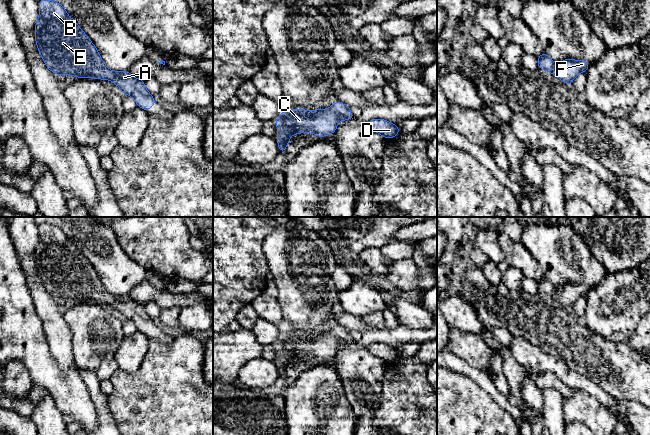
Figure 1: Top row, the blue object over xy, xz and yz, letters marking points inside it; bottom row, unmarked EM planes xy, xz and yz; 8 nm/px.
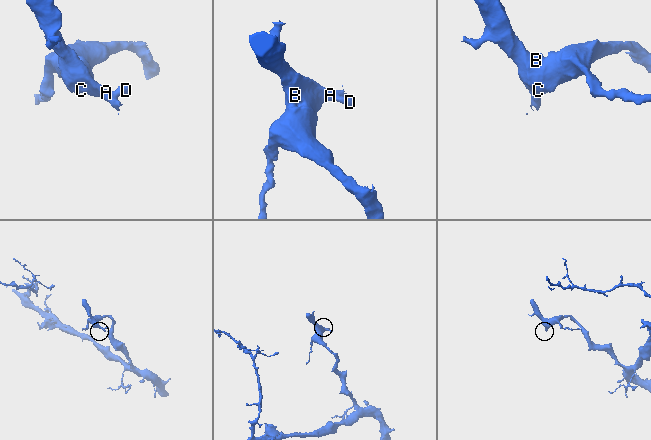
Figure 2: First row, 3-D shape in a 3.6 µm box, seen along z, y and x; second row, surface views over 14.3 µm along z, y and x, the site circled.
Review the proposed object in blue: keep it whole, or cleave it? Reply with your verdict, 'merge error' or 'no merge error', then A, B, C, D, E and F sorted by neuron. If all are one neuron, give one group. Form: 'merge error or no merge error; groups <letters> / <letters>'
no merge error; groups A B C D E F

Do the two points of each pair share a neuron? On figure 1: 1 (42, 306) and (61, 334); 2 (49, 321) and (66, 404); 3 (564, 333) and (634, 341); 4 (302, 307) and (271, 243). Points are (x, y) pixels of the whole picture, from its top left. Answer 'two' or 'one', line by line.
1: one
2: two
3: two
4: one

